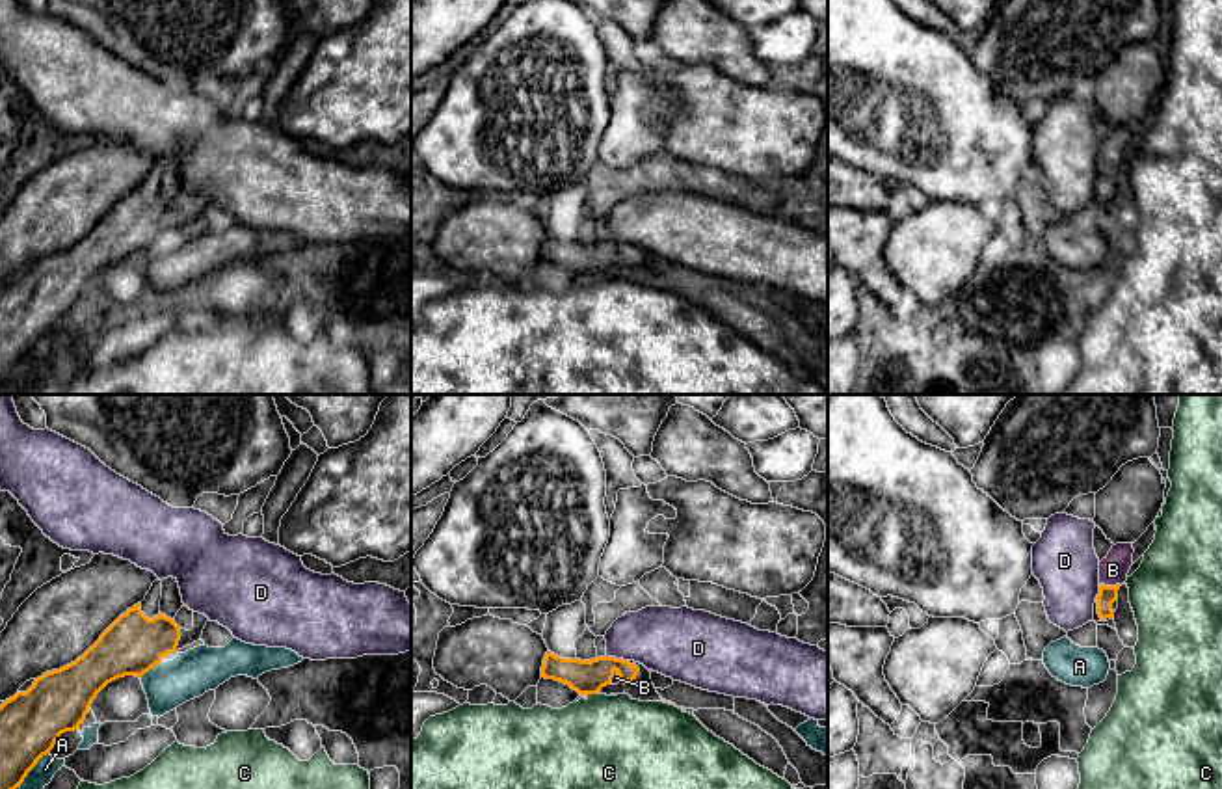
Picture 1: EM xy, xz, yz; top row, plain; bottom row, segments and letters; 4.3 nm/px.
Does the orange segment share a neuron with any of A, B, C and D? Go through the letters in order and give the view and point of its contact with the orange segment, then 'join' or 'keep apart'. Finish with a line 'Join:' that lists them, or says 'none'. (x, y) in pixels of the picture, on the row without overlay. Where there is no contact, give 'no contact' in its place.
A: xy (26, 358) | keep apart
B: yz (1111, 170) | join
C: xz (592, 276) | keep apart
D: xz (618, 242) | keep apart
Join: B

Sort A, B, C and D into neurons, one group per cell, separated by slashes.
A / B / C / D

